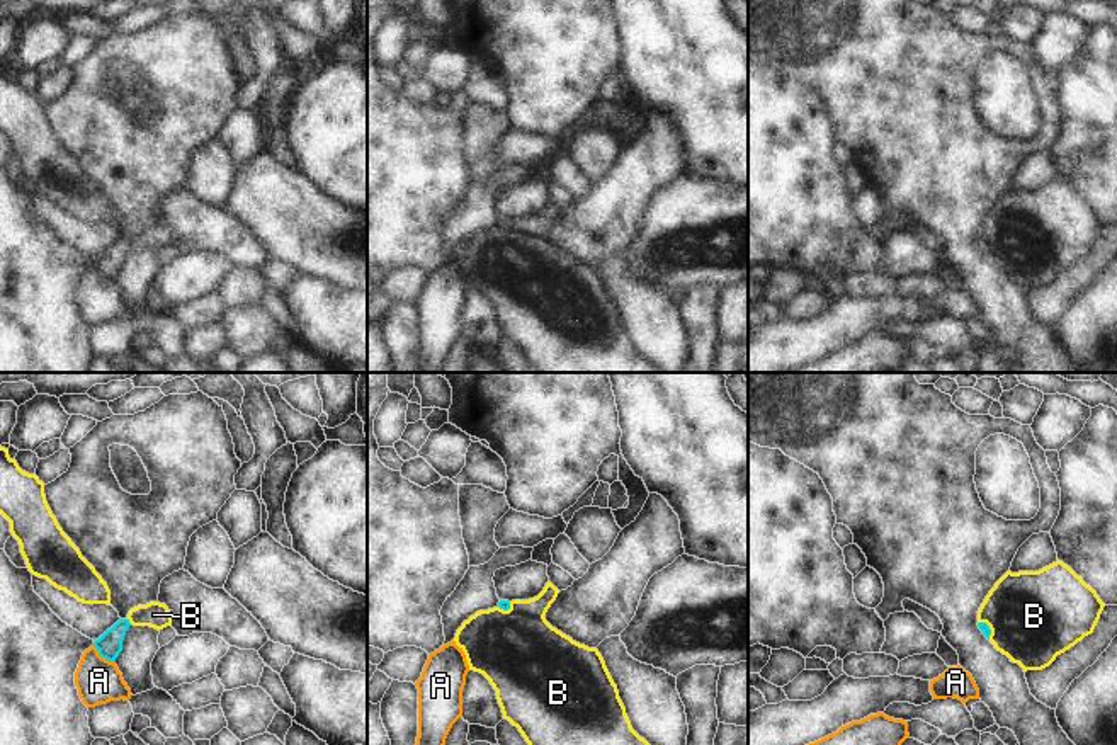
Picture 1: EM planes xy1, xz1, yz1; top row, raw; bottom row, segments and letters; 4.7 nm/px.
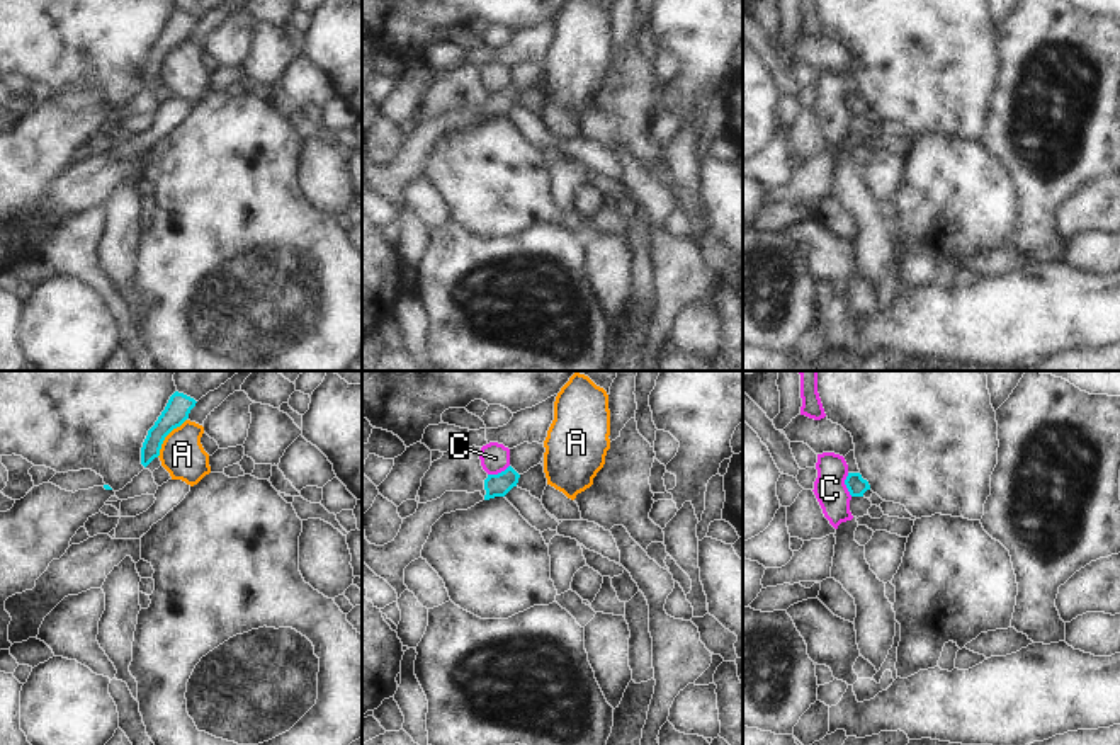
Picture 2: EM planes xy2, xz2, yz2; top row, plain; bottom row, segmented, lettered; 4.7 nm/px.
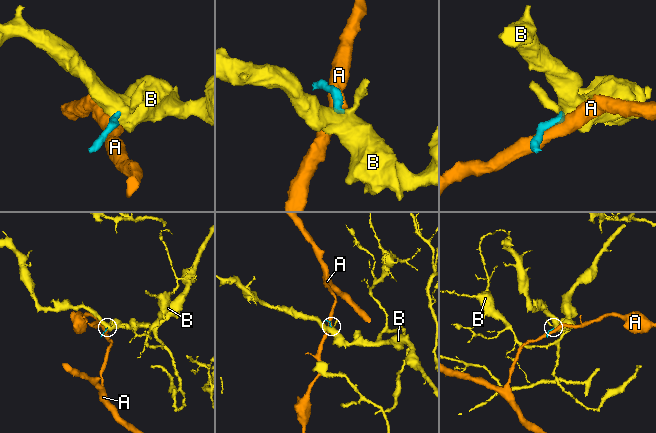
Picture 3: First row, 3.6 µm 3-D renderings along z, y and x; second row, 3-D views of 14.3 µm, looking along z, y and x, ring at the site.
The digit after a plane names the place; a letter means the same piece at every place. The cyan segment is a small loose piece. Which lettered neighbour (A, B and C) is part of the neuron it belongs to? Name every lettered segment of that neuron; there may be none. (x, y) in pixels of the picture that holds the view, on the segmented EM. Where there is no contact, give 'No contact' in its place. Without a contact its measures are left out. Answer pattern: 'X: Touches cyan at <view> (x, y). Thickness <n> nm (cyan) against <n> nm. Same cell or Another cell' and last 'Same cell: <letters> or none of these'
A: Touches cyan at xy2 (165, 436). Thickness 120 nm (cyan) against 200 nm. Another cell
B: Touches cyan at xy1 (128, 621). Thickness 120 nm (cyan) against 120 nm. Another cell
C: Touches cyan at yz2 (845, 483). Thickness 90 nm (cyan) against 150 nm. Another cell
Same cell: none of these.

